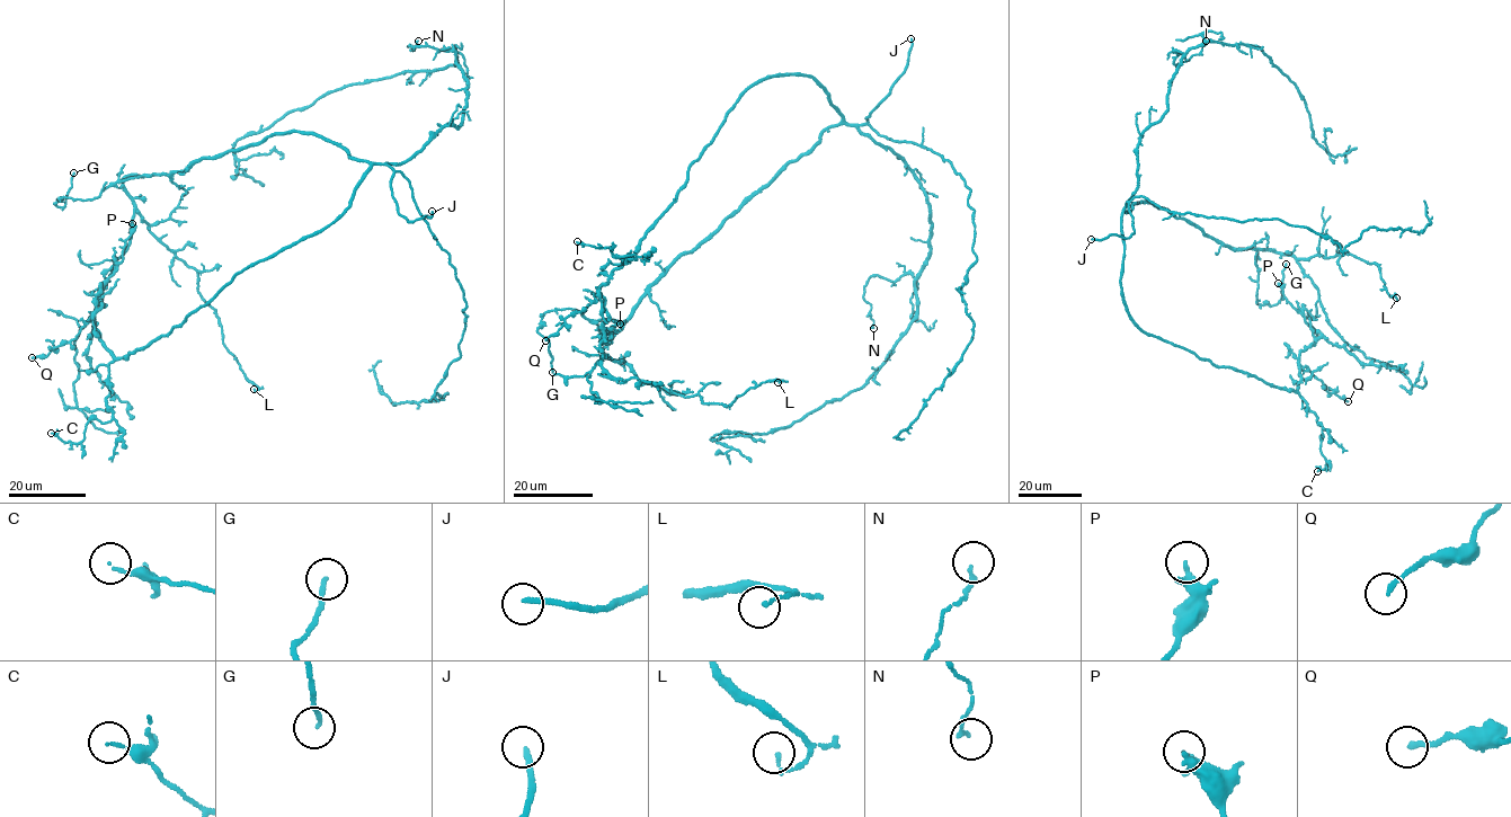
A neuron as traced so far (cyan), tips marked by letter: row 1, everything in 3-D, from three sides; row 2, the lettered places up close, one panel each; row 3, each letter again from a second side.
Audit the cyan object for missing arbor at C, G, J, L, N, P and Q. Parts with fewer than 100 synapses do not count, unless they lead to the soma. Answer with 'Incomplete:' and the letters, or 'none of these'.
Incomplete: J

